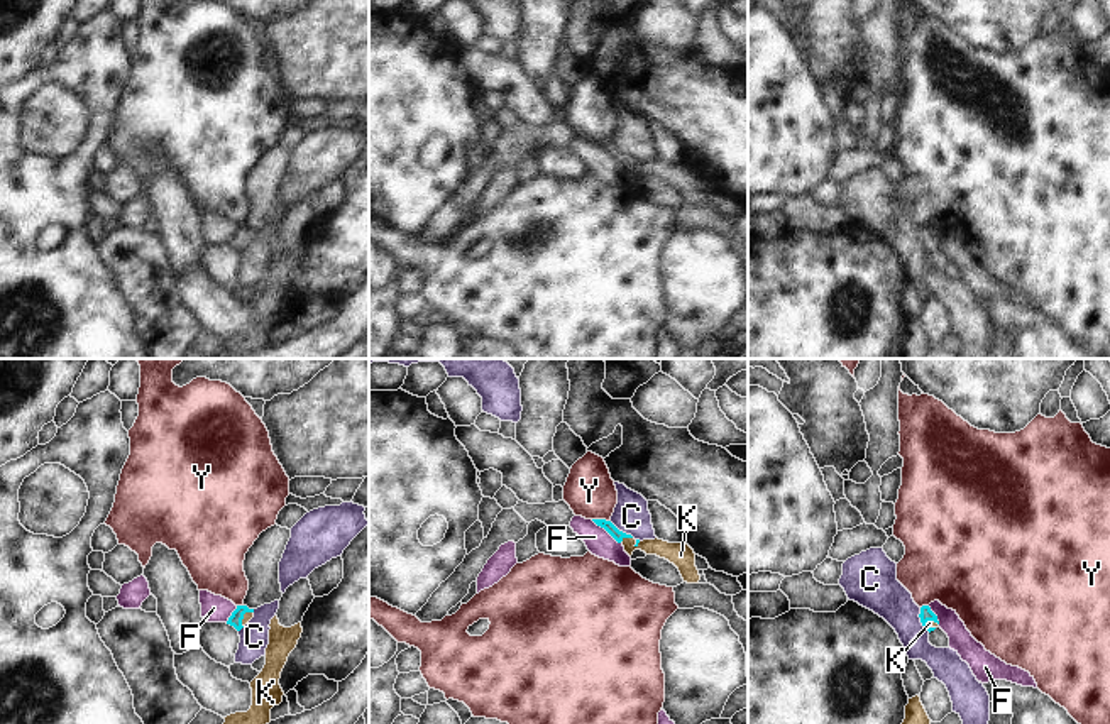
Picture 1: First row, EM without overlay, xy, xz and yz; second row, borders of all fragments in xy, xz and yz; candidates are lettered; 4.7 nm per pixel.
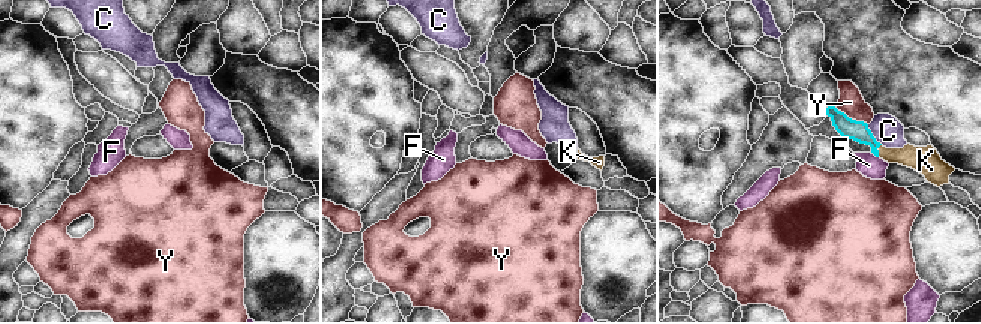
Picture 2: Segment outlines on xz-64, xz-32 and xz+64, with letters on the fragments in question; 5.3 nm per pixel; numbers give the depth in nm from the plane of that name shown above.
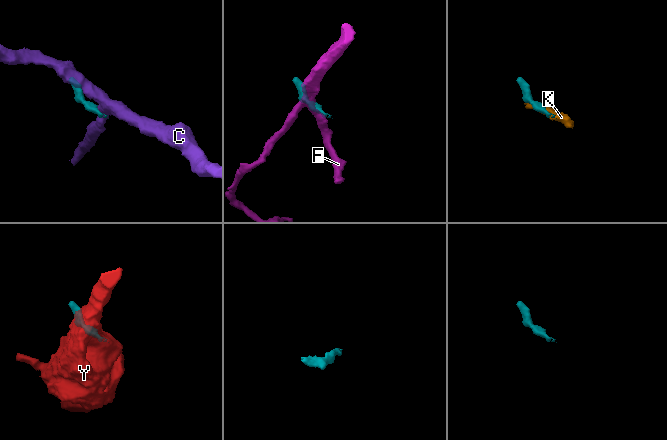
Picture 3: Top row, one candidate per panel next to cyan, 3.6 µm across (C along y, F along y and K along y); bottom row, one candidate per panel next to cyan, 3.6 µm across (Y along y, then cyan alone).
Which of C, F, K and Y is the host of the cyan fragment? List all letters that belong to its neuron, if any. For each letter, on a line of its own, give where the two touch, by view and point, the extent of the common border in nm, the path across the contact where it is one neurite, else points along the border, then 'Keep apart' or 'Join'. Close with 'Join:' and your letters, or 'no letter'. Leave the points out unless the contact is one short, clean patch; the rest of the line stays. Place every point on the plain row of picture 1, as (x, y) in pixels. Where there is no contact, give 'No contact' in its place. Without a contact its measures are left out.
C: Touches cyan at yz (921, 241). Shared border 130 nm. Boundary: yz (919, 229), (919, 242), (929, 252). Keep apart
F: Touches cyan at xz (606, 151). Shared border 180 nm. Boundary: xz (591, 141), (620, 164). Keep apart
K: Touches cyan at xz (625, 158). Shared border 70 nm. Path across: xz (618, 156), (625, 158), (635, 168), (674, 173). Join
Y: Touches cyan at xz (601, 141). Shared border 90 nm. Boundary: xz (593, 139), (609, 142). Keep apart
Join: K

